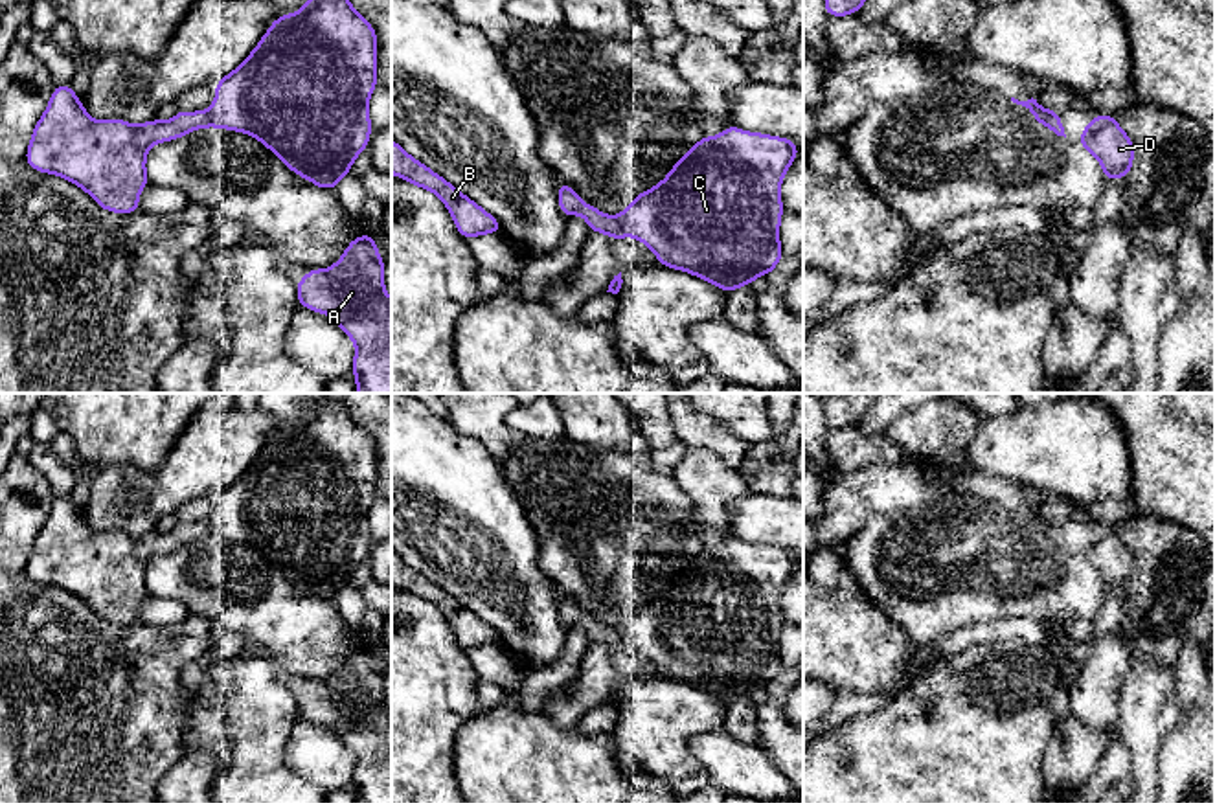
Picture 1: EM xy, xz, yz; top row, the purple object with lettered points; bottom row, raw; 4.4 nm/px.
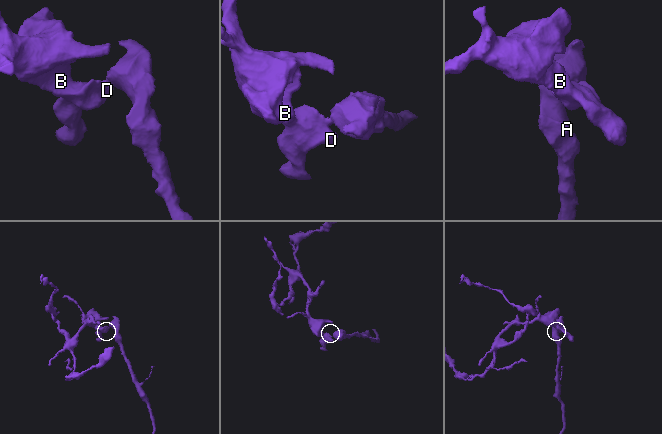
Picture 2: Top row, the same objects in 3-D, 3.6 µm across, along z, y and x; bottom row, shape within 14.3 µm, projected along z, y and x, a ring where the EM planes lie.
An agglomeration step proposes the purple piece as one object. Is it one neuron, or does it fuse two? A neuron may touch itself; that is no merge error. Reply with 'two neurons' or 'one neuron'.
two neurons

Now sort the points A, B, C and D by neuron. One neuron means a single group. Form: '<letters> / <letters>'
A C / B D

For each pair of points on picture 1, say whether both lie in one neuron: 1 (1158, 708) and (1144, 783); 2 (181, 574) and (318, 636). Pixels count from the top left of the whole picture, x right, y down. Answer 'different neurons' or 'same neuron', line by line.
1: same neuron
2: same neuron

